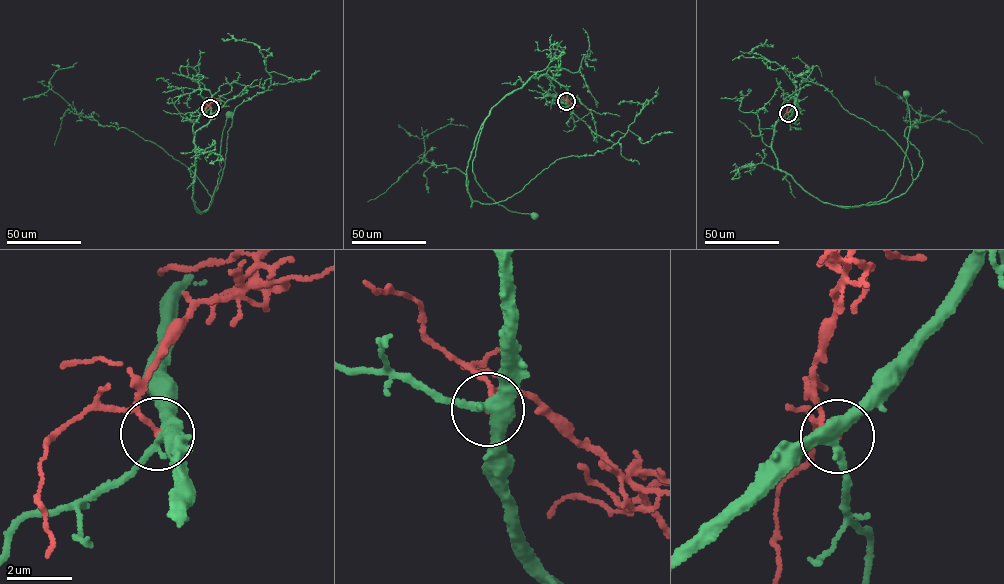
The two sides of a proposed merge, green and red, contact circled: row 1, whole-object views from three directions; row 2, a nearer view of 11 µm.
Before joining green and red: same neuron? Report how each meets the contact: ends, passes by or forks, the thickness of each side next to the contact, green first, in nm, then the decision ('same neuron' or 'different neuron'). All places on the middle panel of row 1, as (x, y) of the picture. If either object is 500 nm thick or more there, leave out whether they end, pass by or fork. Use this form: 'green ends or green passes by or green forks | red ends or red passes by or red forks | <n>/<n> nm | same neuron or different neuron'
green forks | red passes by | 360/100 nm | different neuron

